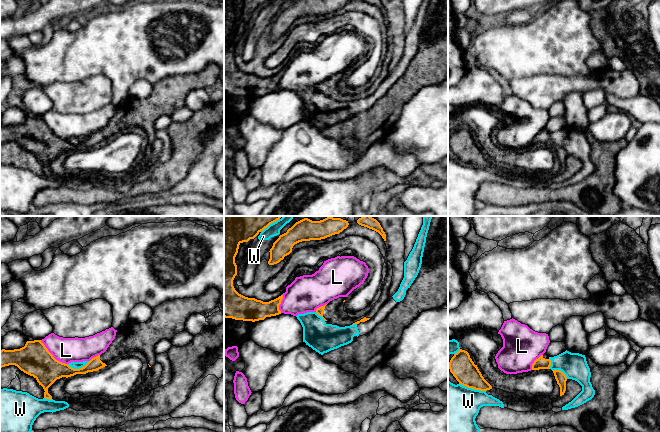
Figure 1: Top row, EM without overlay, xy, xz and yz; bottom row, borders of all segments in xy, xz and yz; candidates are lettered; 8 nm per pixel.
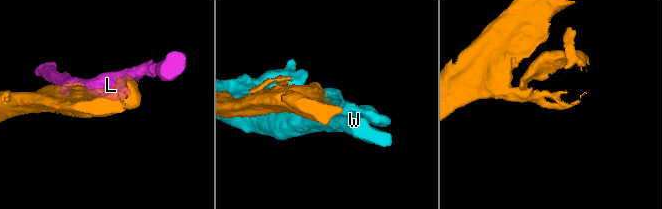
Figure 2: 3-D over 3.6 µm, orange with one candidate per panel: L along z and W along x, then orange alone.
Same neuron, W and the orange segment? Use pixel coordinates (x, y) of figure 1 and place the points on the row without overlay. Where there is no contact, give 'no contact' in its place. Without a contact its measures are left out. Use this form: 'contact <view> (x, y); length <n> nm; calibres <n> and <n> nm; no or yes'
contact yz (472, 164); length 220 nm; calibres 200 and 420 nm; no

